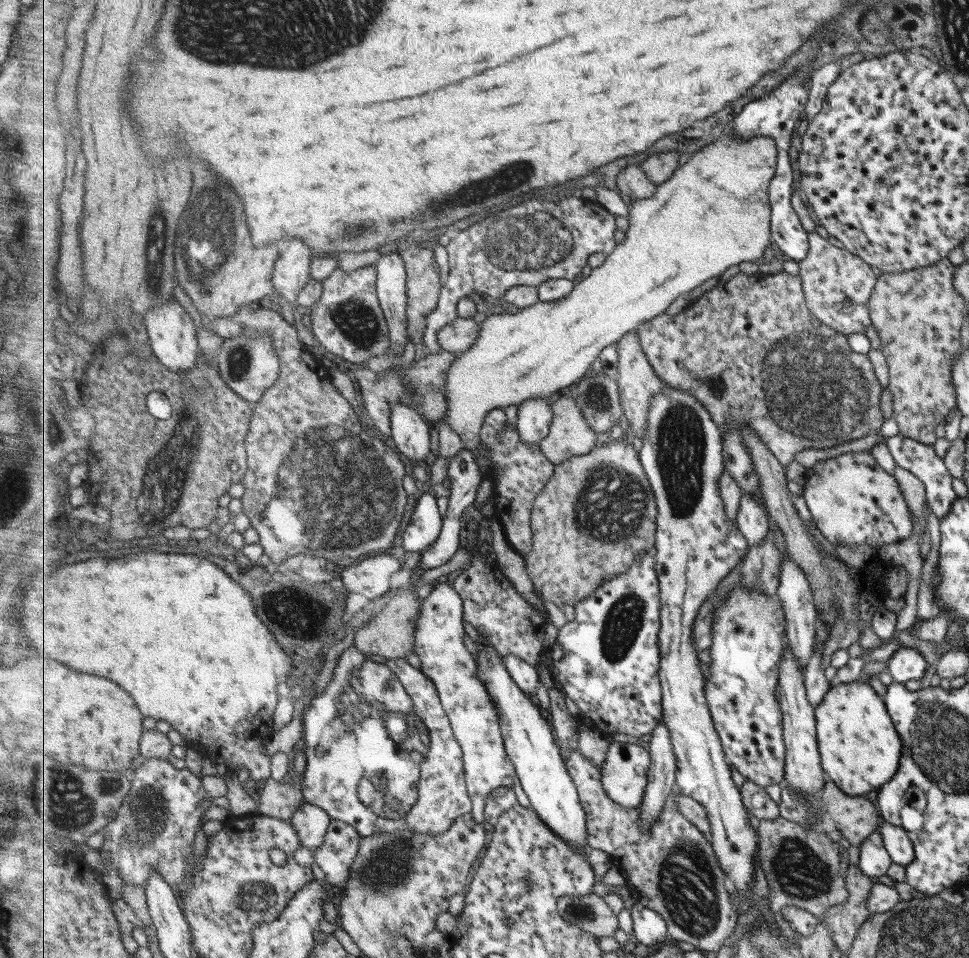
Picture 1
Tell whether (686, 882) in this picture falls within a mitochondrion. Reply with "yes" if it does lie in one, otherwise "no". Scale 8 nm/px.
yes

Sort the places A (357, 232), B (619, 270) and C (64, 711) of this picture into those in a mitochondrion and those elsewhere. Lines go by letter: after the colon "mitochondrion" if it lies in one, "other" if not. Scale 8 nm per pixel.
A: mitochondrion
B: other
C: other

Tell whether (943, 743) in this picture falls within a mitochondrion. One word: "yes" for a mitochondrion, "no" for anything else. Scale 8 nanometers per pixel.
yes

